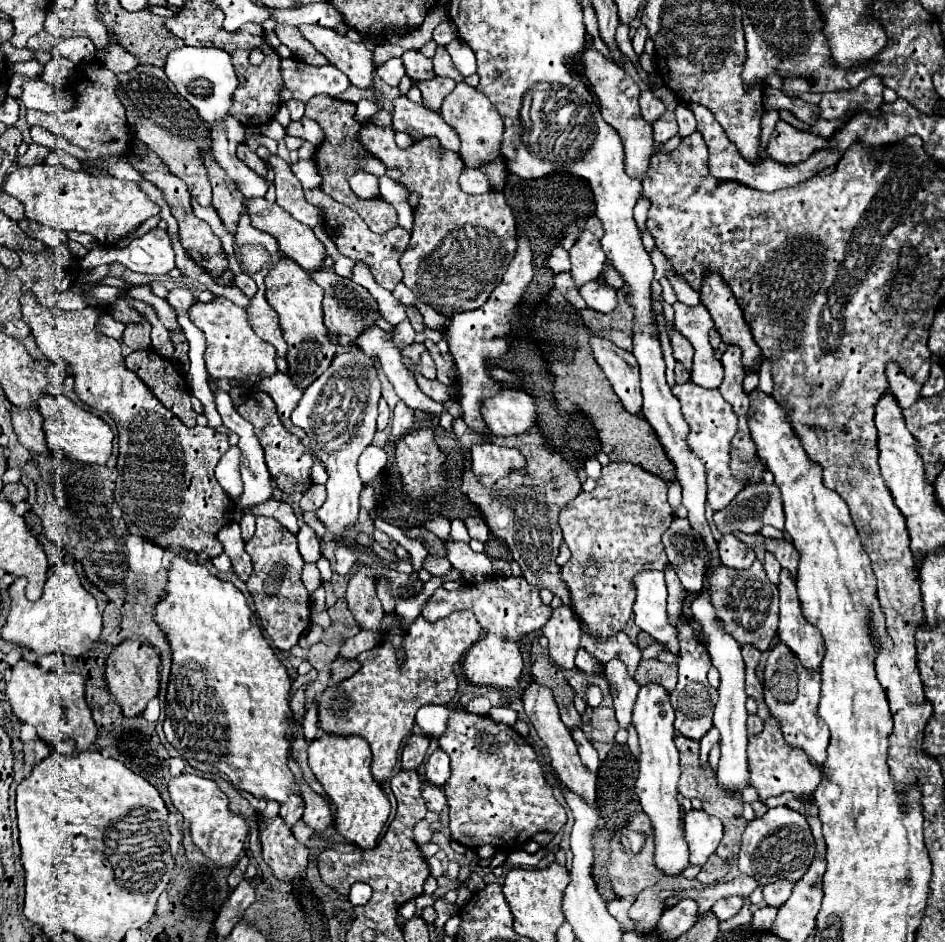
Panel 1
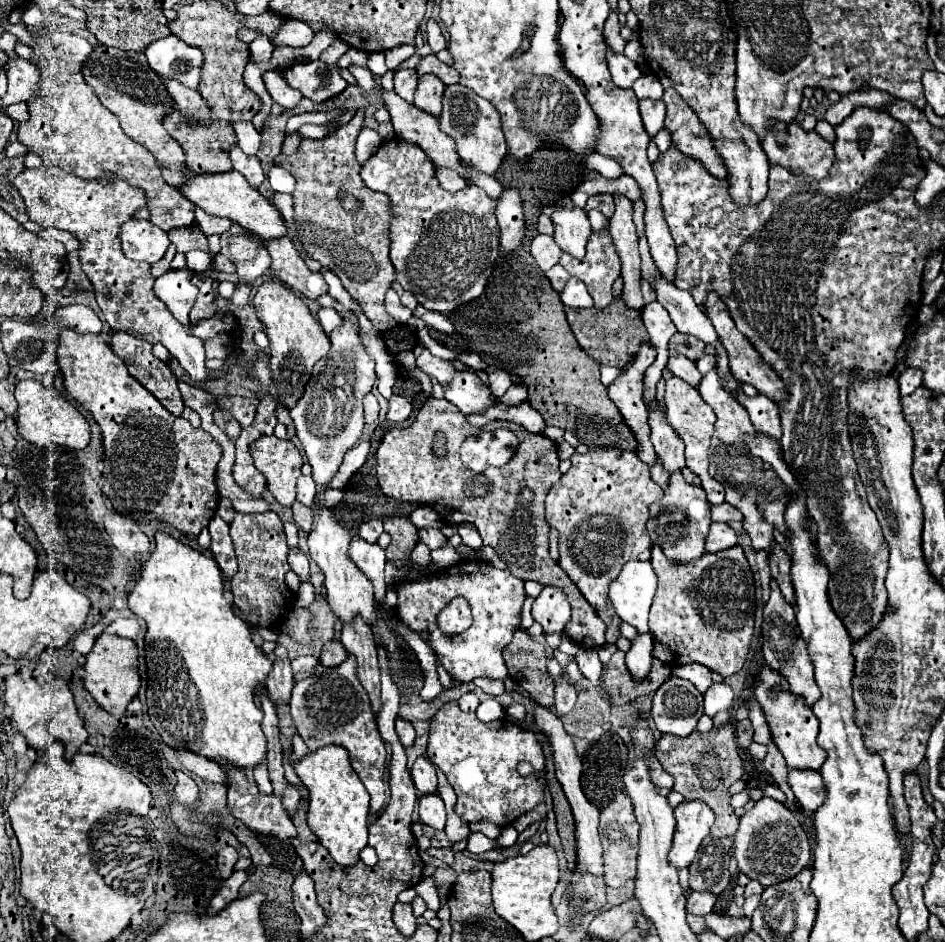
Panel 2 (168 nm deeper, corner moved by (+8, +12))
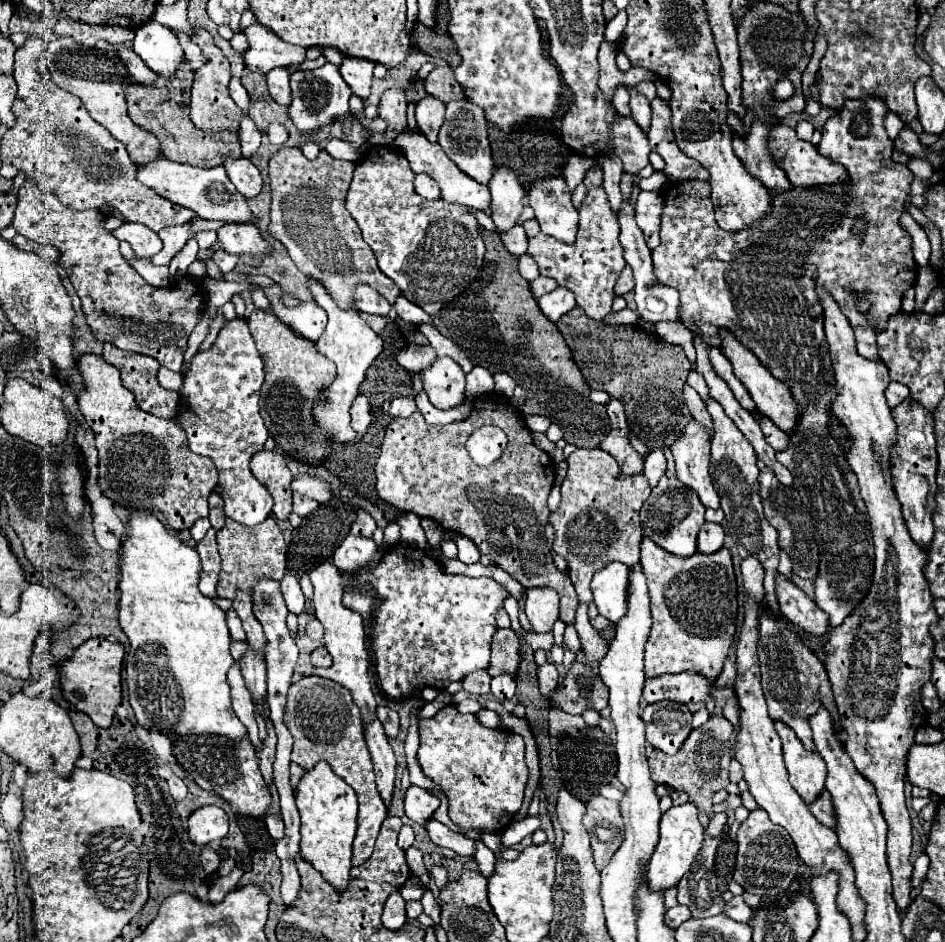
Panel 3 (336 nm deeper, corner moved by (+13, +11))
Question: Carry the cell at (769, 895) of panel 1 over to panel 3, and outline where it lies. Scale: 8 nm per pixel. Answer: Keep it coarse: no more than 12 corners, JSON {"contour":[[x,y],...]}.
{"contour":[[732,897],[724,913],[738,923],[748,923],[752,907],[744,897]]}

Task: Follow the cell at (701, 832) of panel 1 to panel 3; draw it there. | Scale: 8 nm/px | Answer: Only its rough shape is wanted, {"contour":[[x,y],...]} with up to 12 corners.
{"contour":[[692,803],[670,807],[648,863],[654,889],[684,877],[704,827]]}

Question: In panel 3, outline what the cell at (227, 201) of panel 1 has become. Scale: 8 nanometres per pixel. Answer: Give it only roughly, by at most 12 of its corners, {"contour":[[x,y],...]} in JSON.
{"contour":[[188,63],[152,89],[126,89],[134,123],[162,155],[218,167],[240,151],[236,133],[206,133],[190,121]]}

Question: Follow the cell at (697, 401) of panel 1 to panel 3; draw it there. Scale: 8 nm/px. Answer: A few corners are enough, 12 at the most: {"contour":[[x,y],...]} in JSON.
{"contour":[[694,417],[672,443],[676,475],[704,507],[710,479],[710,429]]}

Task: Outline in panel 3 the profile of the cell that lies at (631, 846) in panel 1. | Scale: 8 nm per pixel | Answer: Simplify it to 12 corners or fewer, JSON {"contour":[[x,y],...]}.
{"contour":[[602,795],[586,803],[584,827],[604,869],[624,841],[622,811]]}

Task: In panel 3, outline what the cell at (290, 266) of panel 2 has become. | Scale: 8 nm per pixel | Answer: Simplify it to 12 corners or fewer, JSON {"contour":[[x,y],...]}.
{"contour":[[256,225],[218,231],[220,249],[232,255],[270,257],[272,245]]}

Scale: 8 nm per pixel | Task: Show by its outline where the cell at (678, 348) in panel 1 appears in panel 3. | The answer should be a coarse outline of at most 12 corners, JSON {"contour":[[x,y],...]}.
{"contour":[[684,383],[684,403],[712,431],[710,413],[704,401]]}

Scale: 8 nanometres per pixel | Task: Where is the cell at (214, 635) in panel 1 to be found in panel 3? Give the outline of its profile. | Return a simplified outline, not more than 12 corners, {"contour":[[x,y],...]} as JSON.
{"contour":[[146,513],[120,551],[138,725],[240,741],[226,611]]}

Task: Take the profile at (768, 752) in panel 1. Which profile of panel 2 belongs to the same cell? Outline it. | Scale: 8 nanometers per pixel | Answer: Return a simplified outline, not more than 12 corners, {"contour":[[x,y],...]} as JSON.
{"contour":[[815,770],[787,772],[787,782],[805,812],[825,800]]}

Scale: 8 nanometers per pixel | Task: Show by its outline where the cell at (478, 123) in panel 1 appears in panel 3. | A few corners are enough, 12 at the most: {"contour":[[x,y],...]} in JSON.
{"contour":[[446,103],[438,143],[472,179],[494,171],[484,111]]}

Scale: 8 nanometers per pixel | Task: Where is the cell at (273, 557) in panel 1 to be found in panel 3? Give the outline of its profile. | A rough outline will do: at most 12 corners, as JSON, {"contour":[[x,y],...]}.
{"contour":[[272,517],[248,527],[228,519],[216,533],[218,595],[254,593],[280,581],[286,543]]}

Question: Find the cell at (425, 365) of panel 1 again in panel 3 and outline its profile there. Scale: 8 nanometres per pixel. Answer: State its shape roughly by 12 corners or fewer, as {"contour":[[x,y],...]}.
{"contour":[[430,345],[402,349],[396,361],[408,371],[422,371],[436,361]]}

